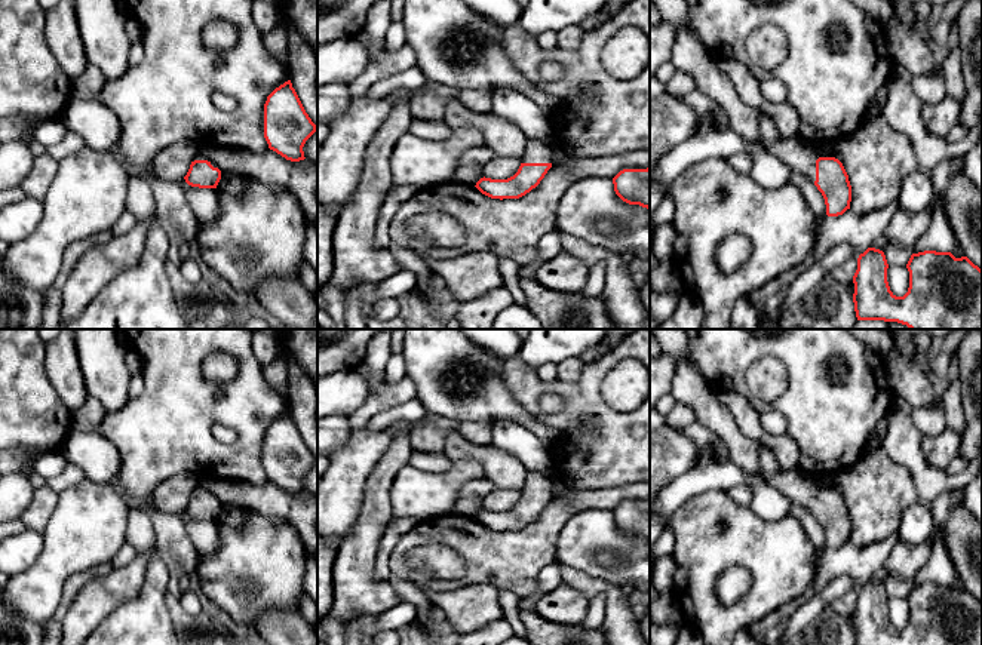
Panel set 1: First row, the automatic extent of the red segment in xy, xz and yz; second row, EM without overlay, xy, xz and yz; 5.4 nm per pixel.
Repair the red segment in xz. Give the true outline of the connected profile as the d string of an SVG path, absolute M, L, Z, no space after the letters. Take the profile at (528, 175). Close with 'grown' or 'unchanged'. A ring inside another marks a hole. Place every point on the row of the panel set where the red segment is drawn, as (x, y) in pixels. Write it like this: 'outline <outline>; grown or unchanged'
outline M528 138L518 172L507 179L481 178L476 188L491 199L519 199L536 188L552 168L549 144Z; grown

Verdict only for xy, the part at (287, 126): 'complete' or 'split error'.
complete

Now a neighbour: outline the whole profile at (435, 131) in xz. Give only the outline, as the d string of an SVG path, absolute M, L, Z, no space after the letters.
M414 119L409 128L409 133L414 136L430 139L430 141L442 141L449 138L452 129L446 125L445 120L439 122L426 122Z

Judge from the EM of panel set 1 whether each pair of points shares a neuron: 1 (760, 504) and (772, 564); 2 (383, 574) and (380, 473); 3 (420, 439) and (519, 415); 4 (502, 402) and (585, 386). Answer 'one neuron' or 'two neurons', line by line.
1: two neurons
2: two neurons
3: two neurons
4: two neurons

